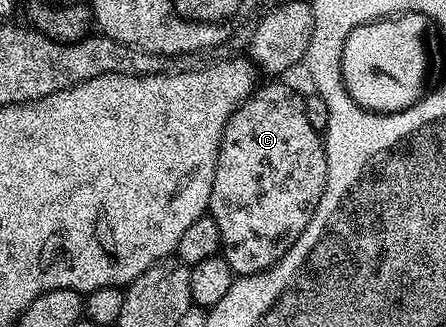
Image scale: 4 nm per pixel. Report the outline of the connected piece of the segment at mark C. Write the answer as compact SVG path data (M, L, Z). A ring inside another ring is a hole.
M261 83L247 100L240 103L238 110L234 110L234 114L226 122L226 130L222 134L222 142L220 143L218 166L214 170L214 190L210 194L210 202L208 203L208 212L214 218L214 222L218 222L218 230L222 234L224 261L231 266L237 277L253 276L256 272L265 272L267 268L274 266L284 257L286 250L290 250L290 246L298 238L298 234L302 234L302 230L306 230L306 226L326 190L327 181L328 167L326 166L324 141L321 133L316 132L314 126L310 126L310 121L306 119L304 96L301 93L296 93L288 84Z

